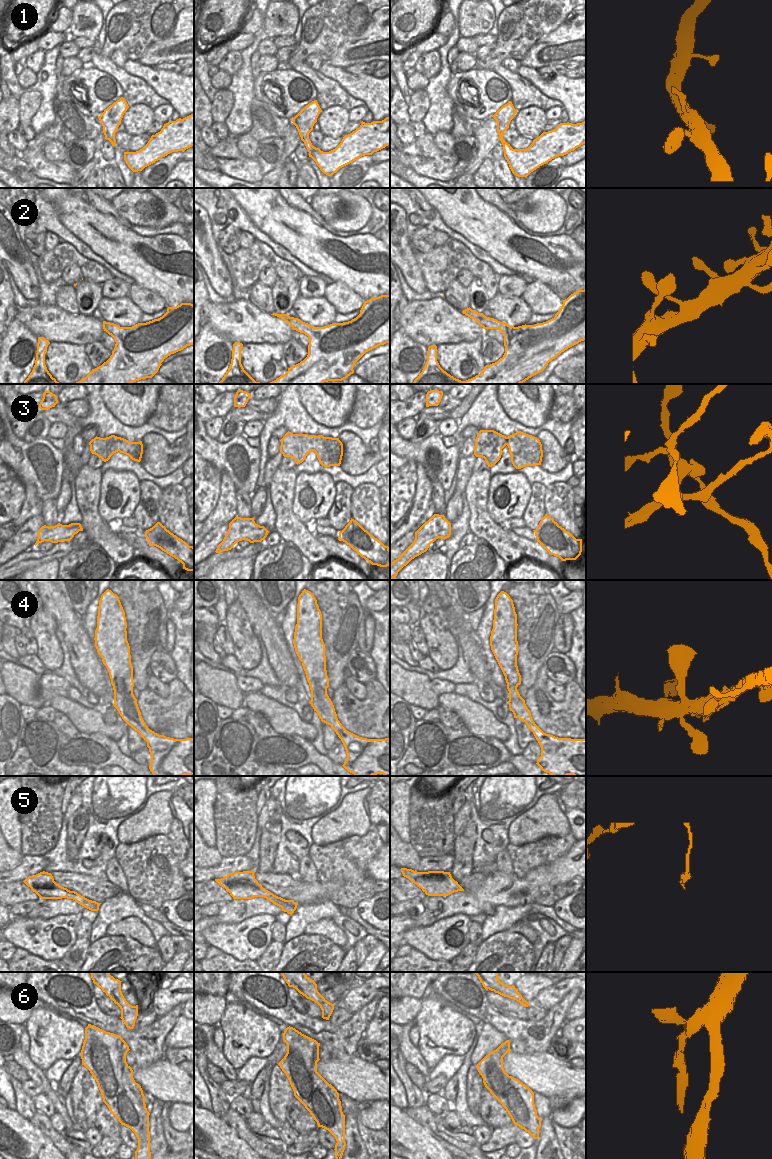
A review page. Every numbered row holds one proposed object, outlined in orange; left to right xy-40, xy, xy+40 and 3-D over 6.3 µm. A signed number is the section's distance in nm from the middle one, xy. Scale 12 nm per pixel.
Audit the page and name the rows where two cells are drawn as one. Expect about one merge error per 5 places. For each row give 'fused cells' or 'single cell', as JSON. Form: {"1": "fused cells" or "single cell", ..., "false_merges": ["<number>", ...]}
{"1": "single cell", "2": "single cell", "3": "fused cells", "4": "single cell", "5": "fused cells", "6": "single cell", "false_merges": ["3", "5"]}

